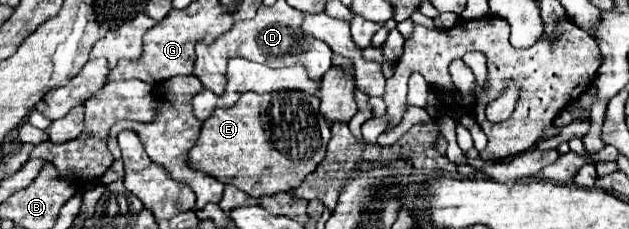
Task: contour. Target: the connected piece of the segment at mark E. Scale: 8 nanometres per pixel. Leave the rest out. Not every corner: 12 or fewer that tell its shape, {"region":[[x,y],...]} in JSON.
{"region":[[243,93],[189,165],[251,197],[291,191],[331,137],[315,95]]}

